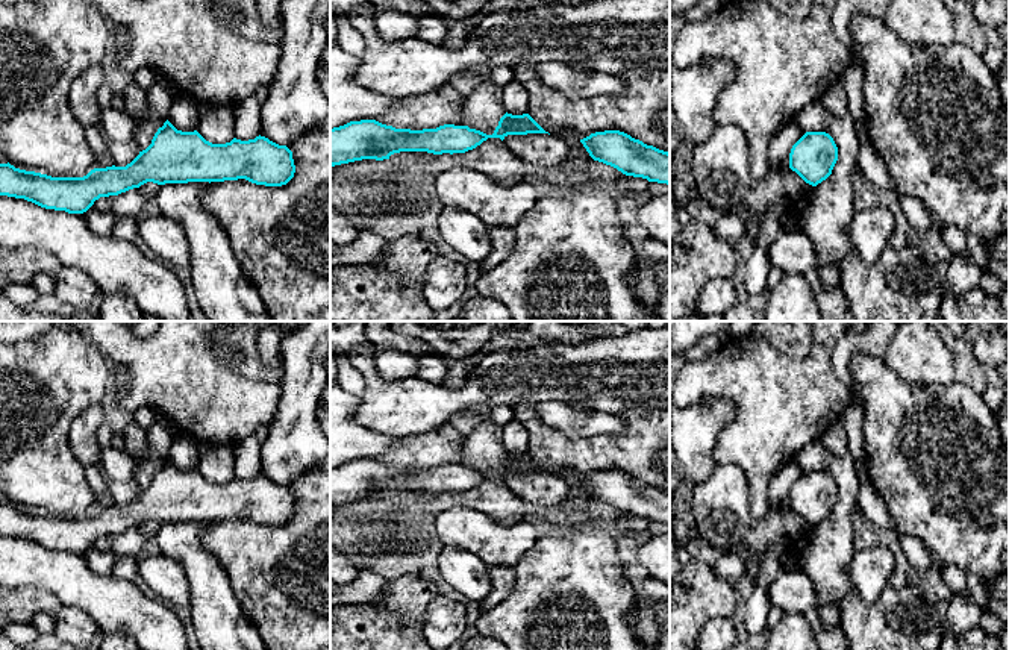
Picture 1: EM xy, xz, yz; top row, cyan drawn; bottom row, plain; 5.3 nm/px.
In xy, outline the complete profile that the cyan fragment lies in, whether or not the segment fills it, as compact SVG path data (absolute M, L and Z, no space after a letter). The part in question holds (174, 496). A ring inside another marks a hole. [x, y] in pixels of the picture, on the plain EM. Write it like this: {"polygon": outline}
{"polygon": "M168 459L155 473L152 483L126 506L94 508L83 517L52 517L0 503L0 535L24 538L45 548L68 553L86 552L100 536L118 535L147 521L158 524L188 521L224 521L245 518L256 524L282 526L295 512L292 491L265 476L241 480L233 477L226 483L212 483L197 470L177 470Z"}

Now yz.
{"polygon": "M806 471L789 492L789 508L812 526L832 514L836 500L838 486L826 471Z"}

